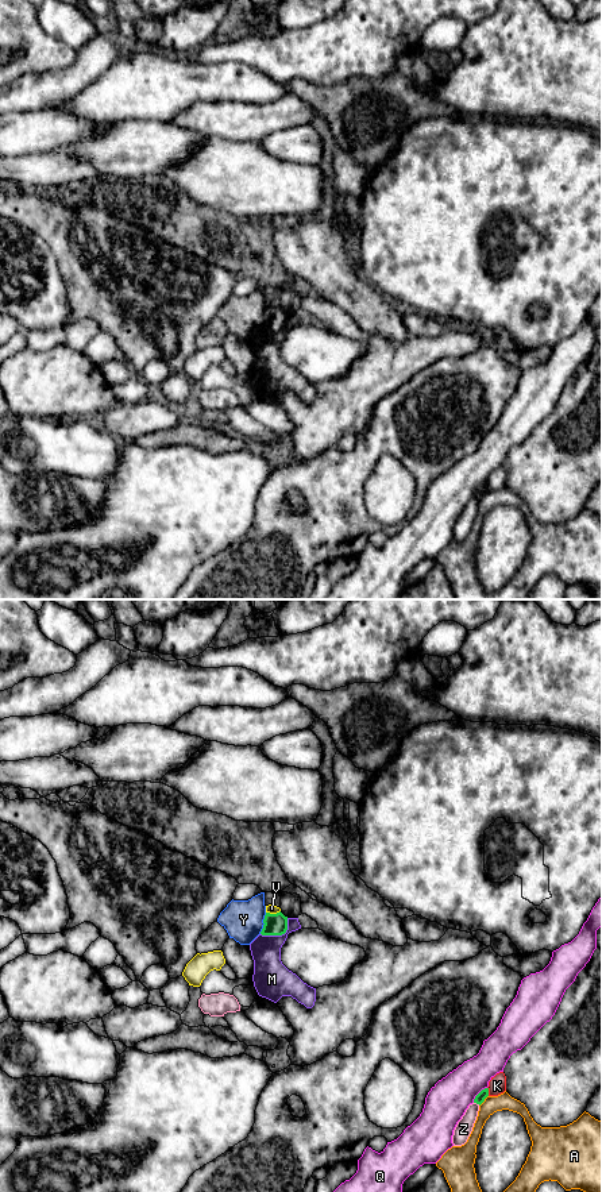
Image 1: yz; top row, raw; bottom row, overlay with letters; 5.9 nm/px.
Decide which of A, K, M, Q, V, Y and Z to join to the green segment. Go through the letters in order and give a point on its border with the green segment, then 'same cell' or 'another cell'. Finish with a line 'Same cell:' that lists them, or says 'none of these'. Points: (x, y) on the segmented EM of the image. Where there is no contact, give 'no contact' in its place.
A: yz (483, 1100) | another cell
K: yz (487, 1091) | another cell
M: yz (280, 934) | another cell
Q: yz (478, 1094) | another cell
V: yz (273, 914) | another cell
Y: yz (263, 922) | another cell
Z: yz (477, 1103) | another cell
Same cell: none of these

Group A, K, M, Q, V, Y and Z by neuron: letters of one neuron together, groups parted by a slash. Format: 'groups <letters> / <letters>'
groups A / K / M / Q / V / Y / Z

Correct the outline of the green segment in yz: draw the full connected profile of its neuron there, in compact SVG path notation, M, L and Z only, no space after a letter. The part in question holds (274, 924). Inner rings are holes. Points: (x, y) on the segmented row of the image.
M281 911L277 914L266 913L263 919L262 936L282 936L288 930L288 917Z

